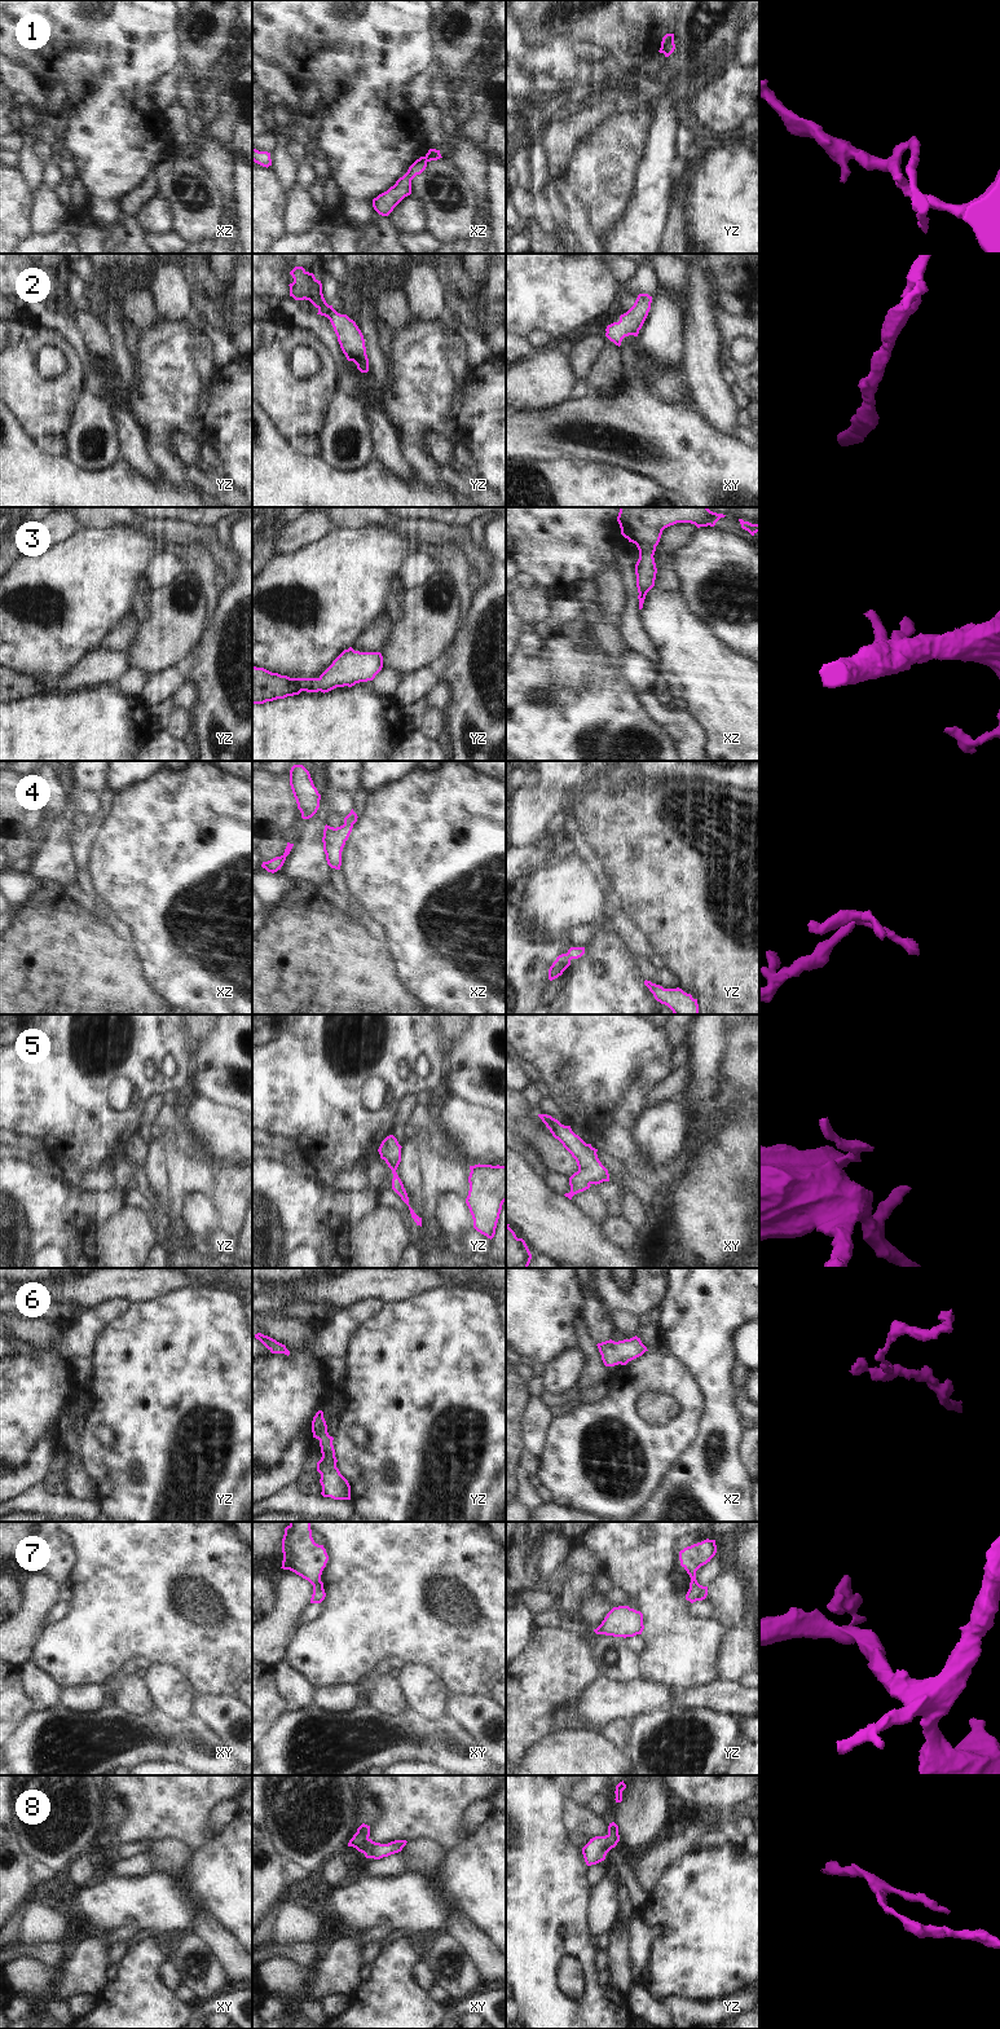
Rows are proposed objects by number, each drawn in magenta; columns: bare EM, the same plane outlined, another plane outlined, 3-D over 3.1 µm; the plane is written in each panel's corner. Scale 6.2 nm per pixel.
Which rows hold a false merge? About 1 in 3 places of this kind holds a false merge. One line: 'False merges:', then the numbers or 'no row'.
False merges: 1, 7

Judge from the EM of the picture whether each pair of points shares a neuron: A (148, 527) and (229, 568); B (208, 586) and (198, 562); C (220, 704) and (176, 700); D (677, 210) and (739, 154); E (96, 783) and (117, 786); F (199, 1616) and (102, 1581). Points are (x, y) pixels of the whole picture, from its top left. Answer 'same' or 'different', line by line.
A: same
B: same
C: different
D: different
E: different
F: same

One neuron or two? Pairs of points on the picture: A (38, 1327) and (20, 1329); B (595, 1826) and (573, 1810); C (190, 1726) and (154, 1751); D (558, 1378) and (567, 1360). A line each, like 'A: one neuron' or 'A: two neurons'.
A: one neuron
B: one neuron
C: one neuron
D: one neuron

